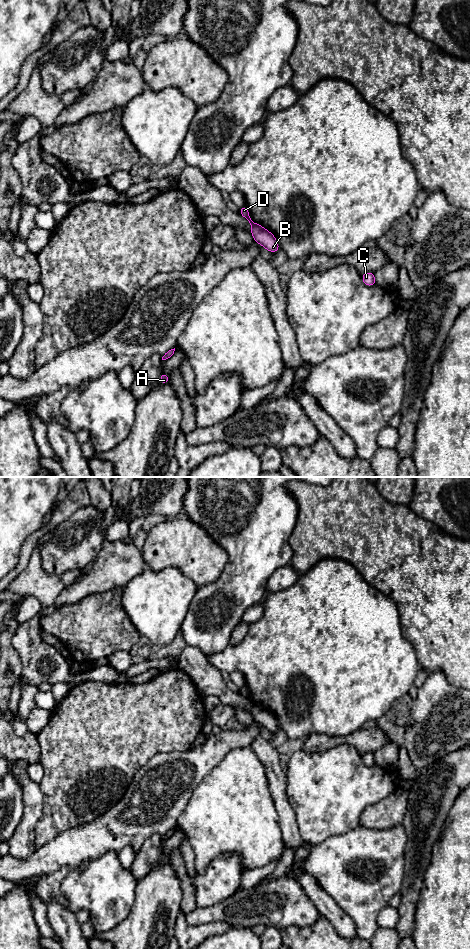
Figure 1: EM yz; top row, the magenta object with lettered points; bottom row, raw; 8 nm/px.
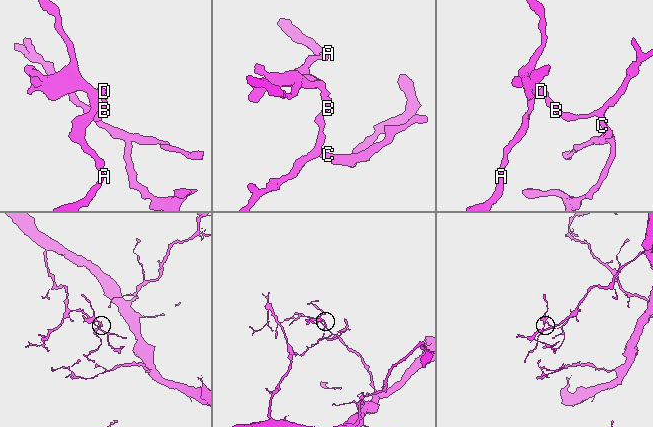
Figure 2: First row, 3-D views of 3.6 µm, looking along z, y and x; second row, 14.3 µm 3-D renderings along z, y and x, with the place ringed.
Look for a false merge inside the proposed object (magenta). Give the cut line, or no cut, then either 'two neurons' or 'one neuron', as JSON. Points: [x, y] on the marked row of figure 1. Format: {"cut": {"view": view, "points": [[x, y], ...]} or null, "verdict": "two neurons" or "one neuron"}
{"cut": {"view": "yz", "points": [[255, 223], [251, 226]]}, "verdict": "two neurons"}

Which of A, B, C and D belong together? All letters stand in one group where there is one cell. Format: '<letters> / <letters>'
A D / B C

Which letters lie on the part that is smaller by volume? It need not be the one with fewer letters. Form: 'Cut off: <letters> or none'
Cut off: A, D

